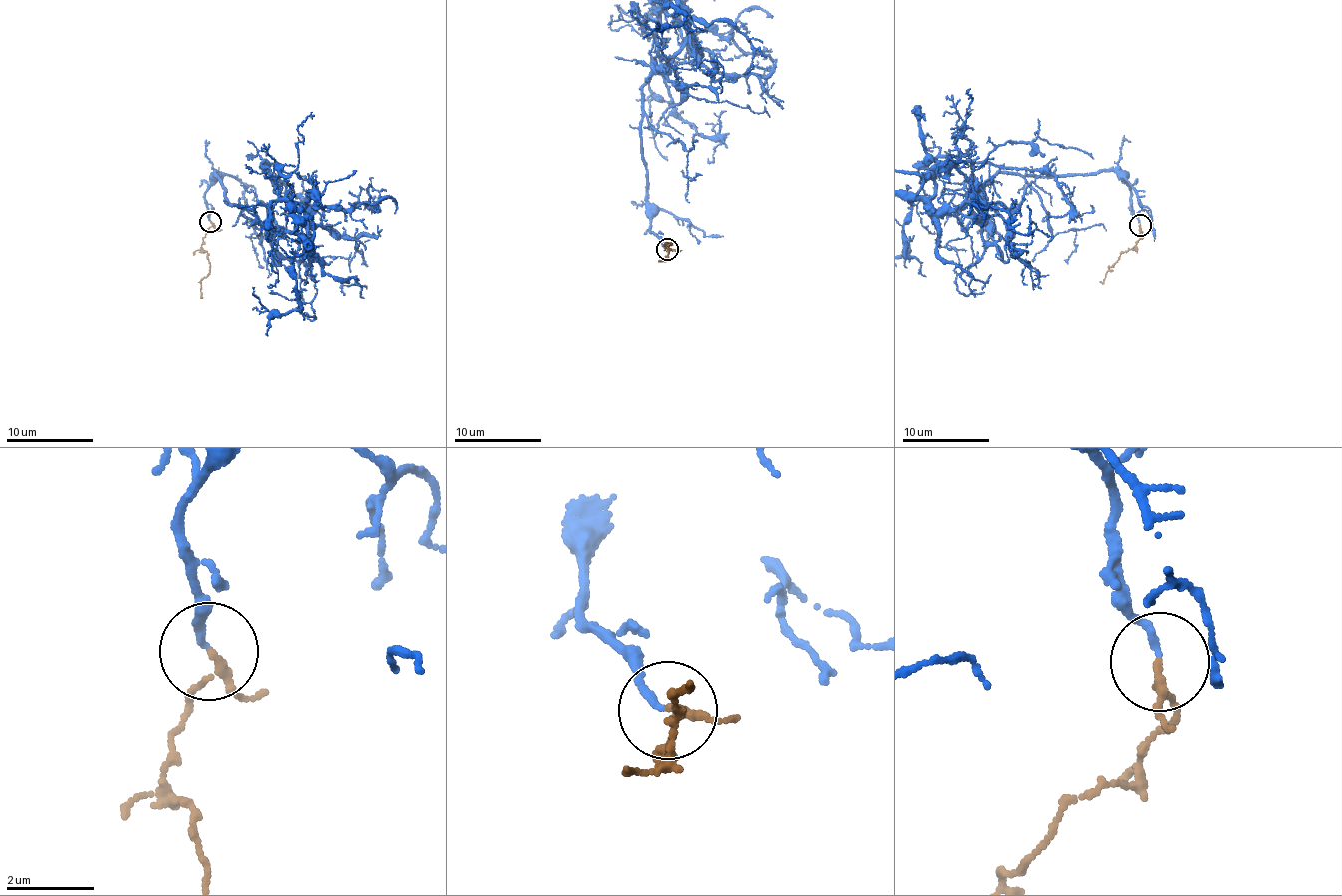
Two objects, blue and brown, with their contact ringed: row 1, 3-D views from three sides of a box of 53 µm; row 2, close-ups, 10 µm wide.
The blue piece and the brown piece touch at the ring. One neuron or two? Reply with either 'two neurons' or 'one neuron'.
one neuron

